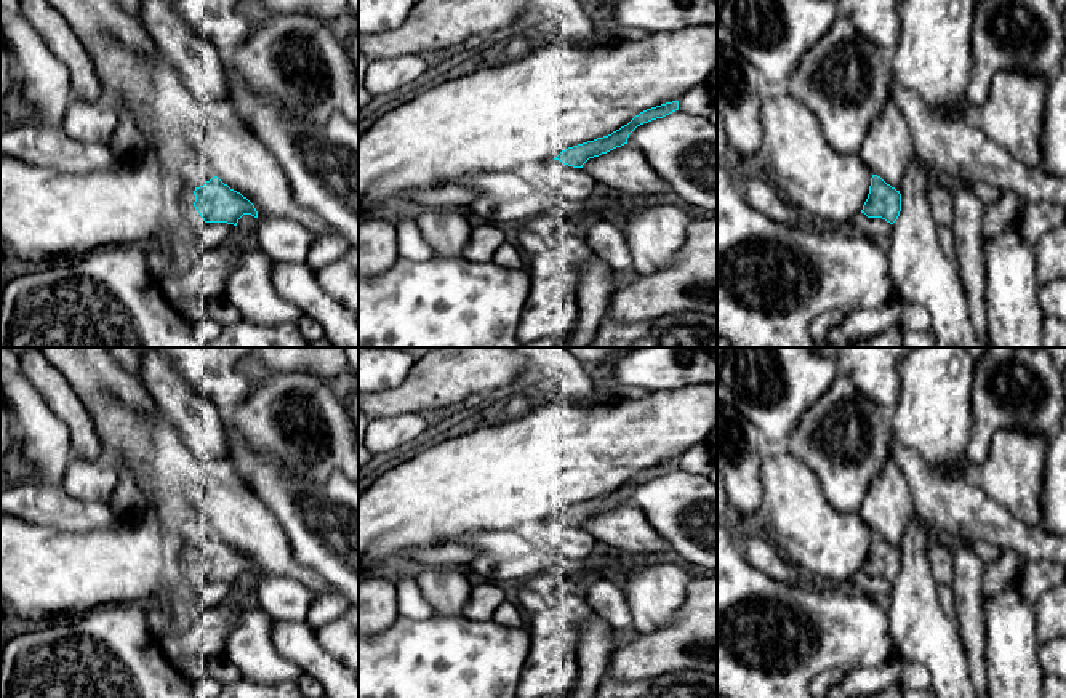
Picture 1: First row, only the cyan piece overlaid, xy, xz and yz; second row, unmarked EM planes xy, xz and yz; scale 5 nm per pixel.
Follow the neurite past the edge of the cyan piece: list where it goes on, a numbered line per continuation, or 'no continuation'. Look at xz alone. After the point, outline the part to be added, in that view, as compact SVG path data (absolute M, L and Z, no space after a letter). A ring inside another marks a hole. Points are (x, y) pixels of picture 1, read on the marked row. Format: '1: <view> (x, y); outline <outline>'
no continuation

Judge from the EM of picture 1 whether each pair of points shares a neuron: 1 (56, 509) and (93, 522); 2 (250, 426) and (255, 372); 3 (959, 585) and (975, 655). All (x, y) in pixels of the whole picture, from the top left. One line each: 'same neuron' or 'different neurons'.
1: same neuron
2: same neuron
3: same neuron

